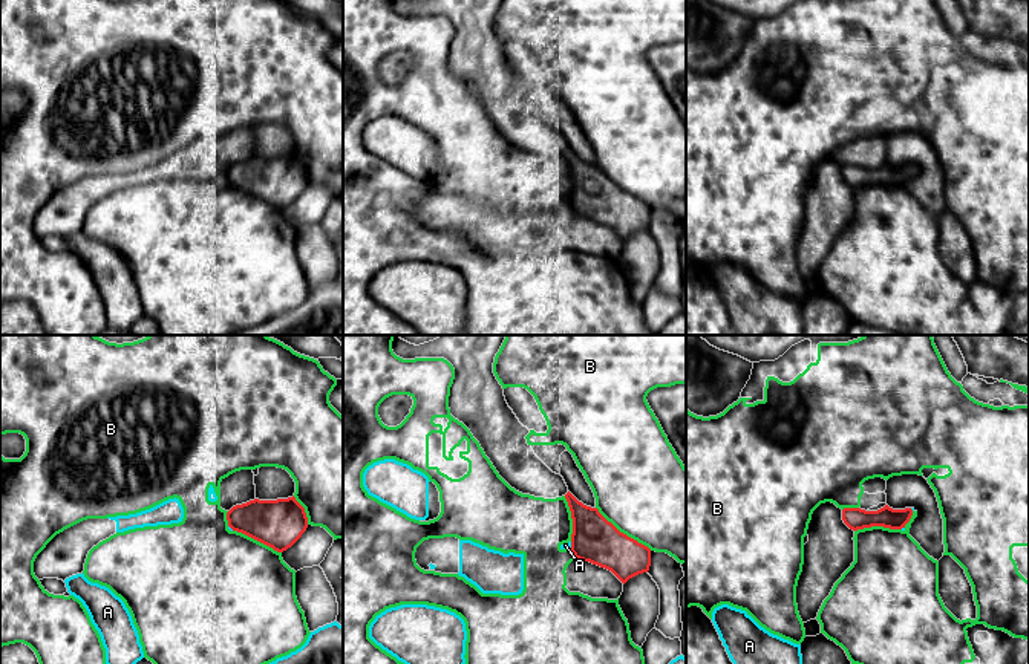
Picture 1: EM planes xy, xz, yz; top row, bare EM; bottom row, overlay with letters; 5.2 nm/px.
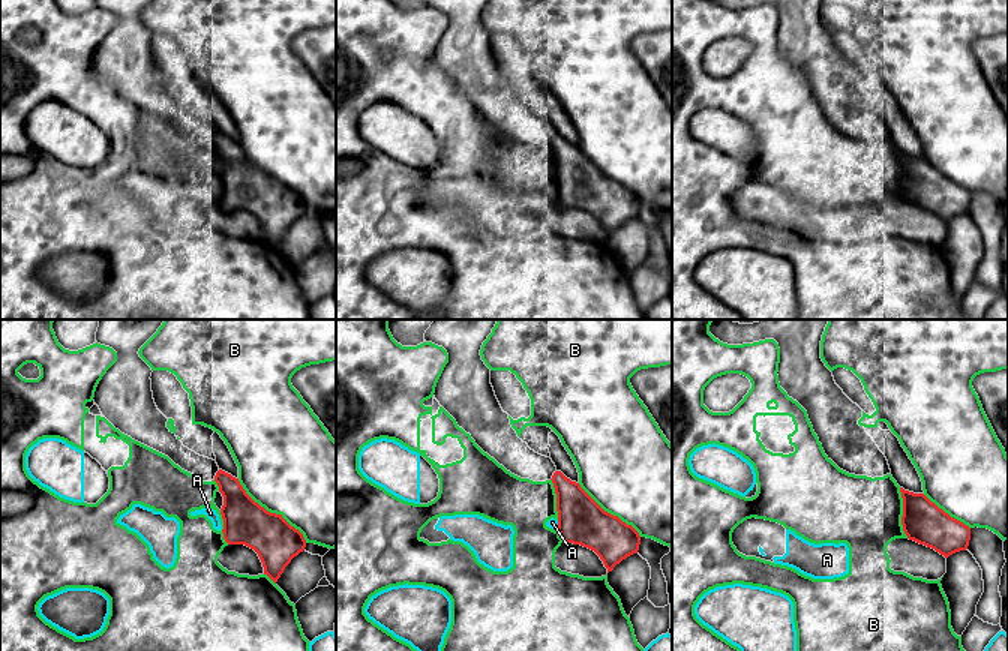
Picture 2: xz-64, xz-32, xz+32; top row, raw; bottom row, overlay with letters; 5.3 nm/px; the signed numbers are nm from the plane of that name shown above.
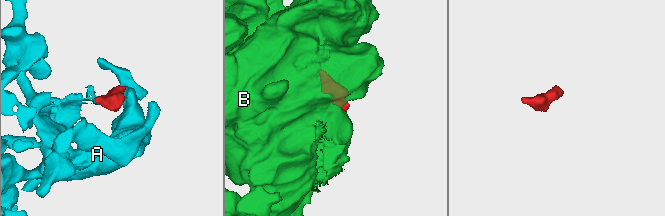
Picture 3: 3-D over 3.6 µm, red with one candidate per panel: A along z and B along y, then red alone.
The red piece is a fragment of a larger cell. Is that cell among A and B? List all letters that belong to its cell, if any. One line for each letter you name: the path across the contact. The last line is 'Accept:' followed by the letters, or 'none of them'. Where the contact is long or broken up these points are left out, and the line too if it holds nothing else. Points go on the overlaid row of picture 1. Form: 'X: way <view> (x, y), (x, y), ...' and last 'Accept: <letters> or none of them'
Accept: none of them

